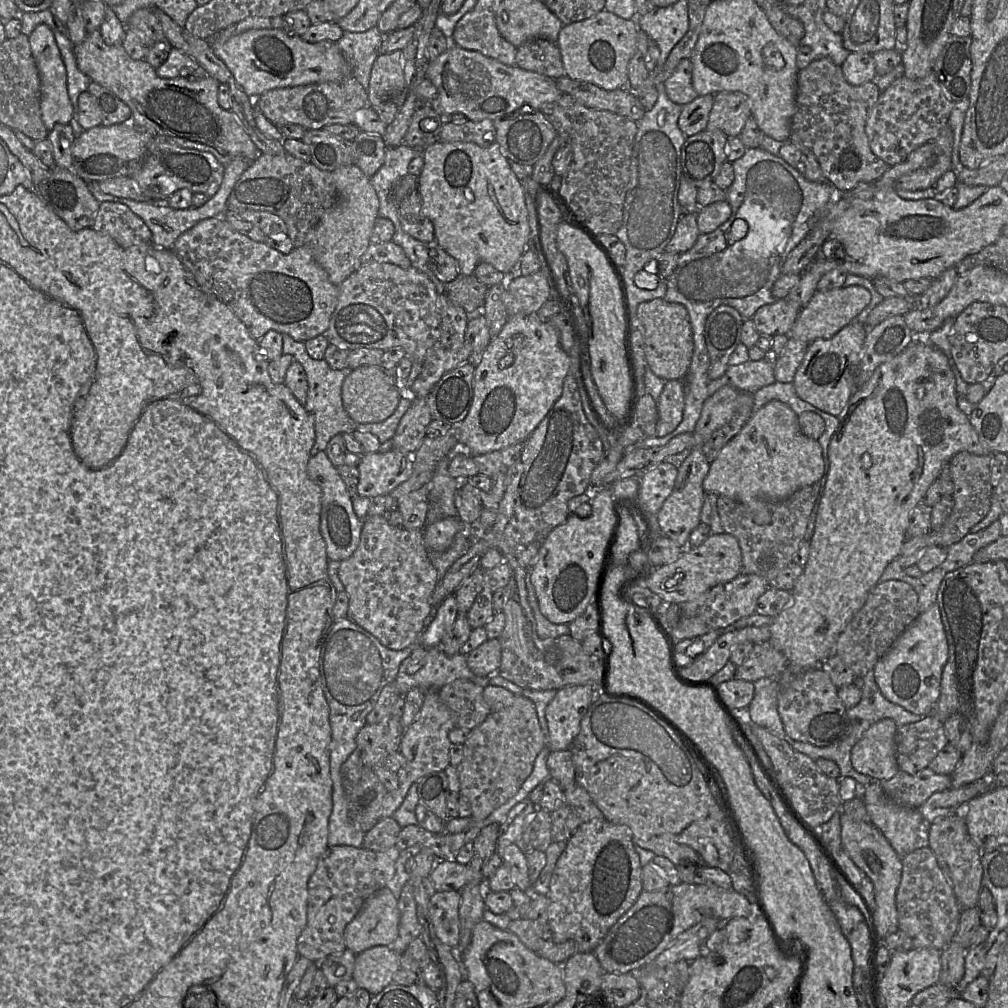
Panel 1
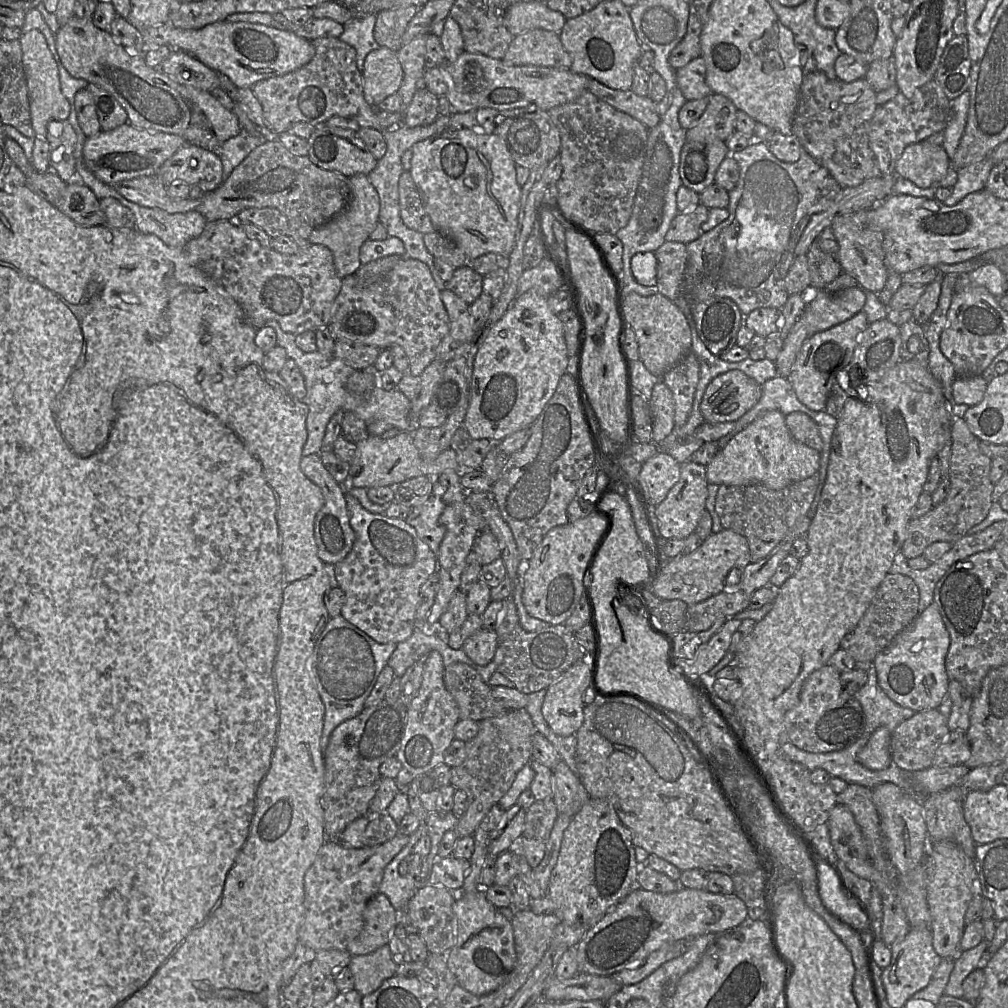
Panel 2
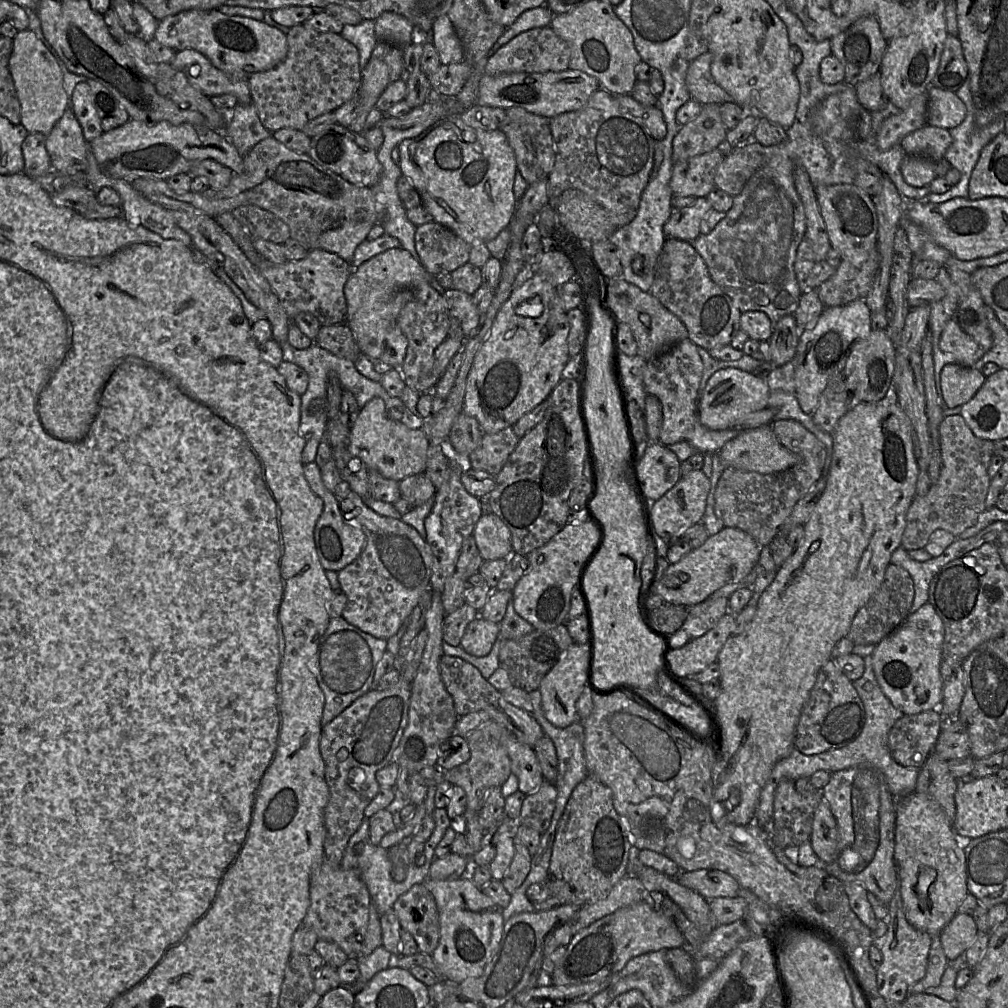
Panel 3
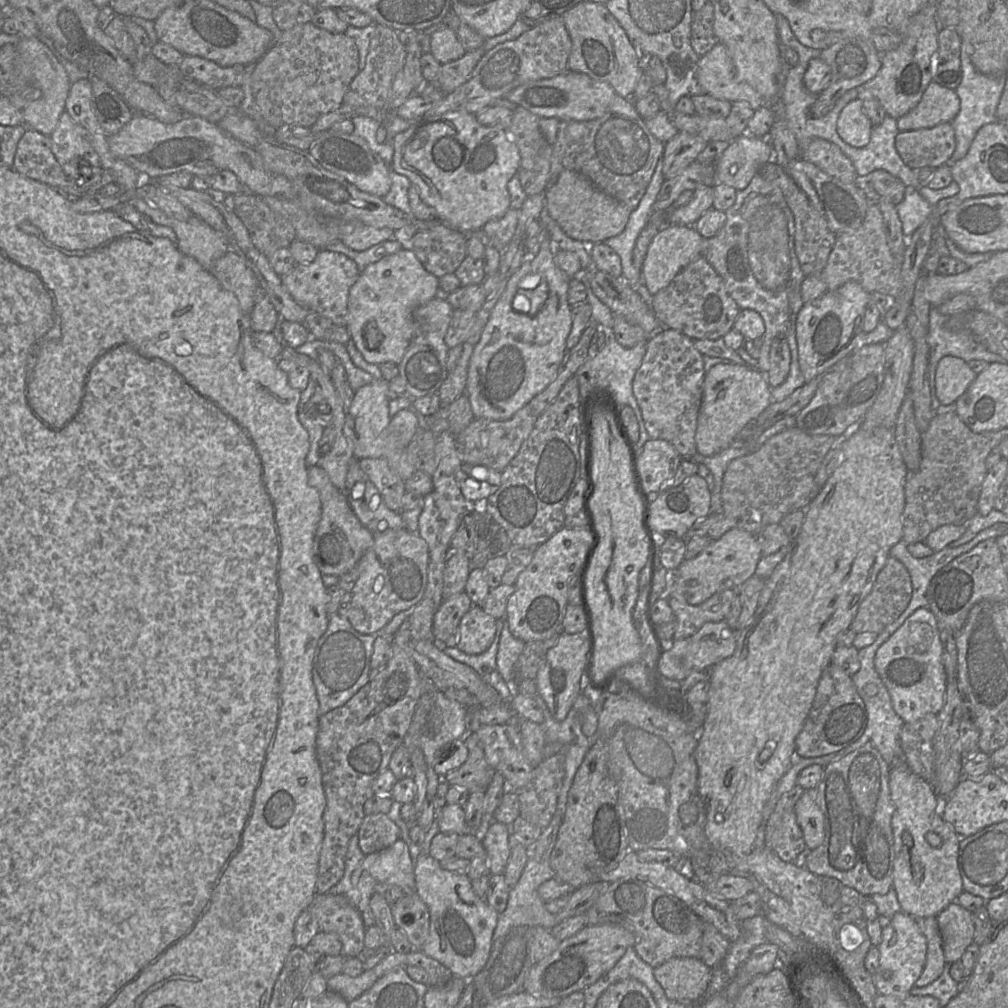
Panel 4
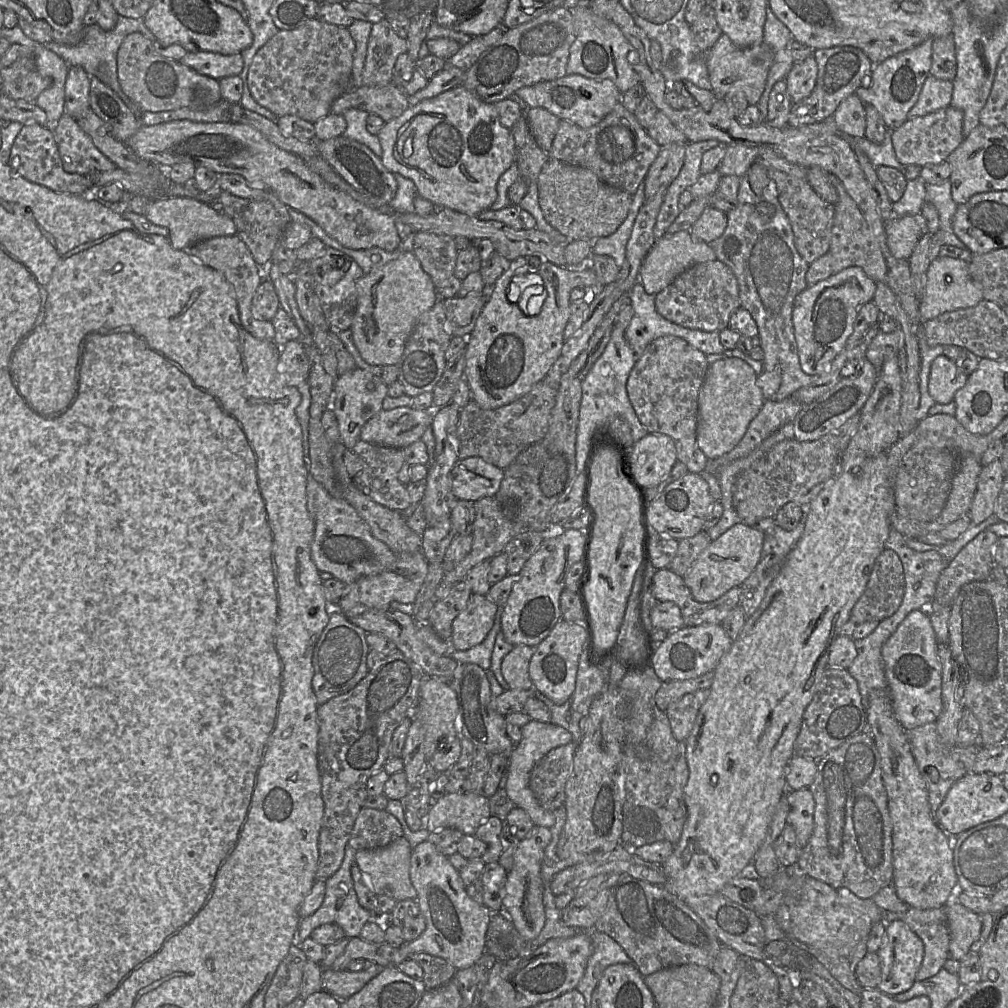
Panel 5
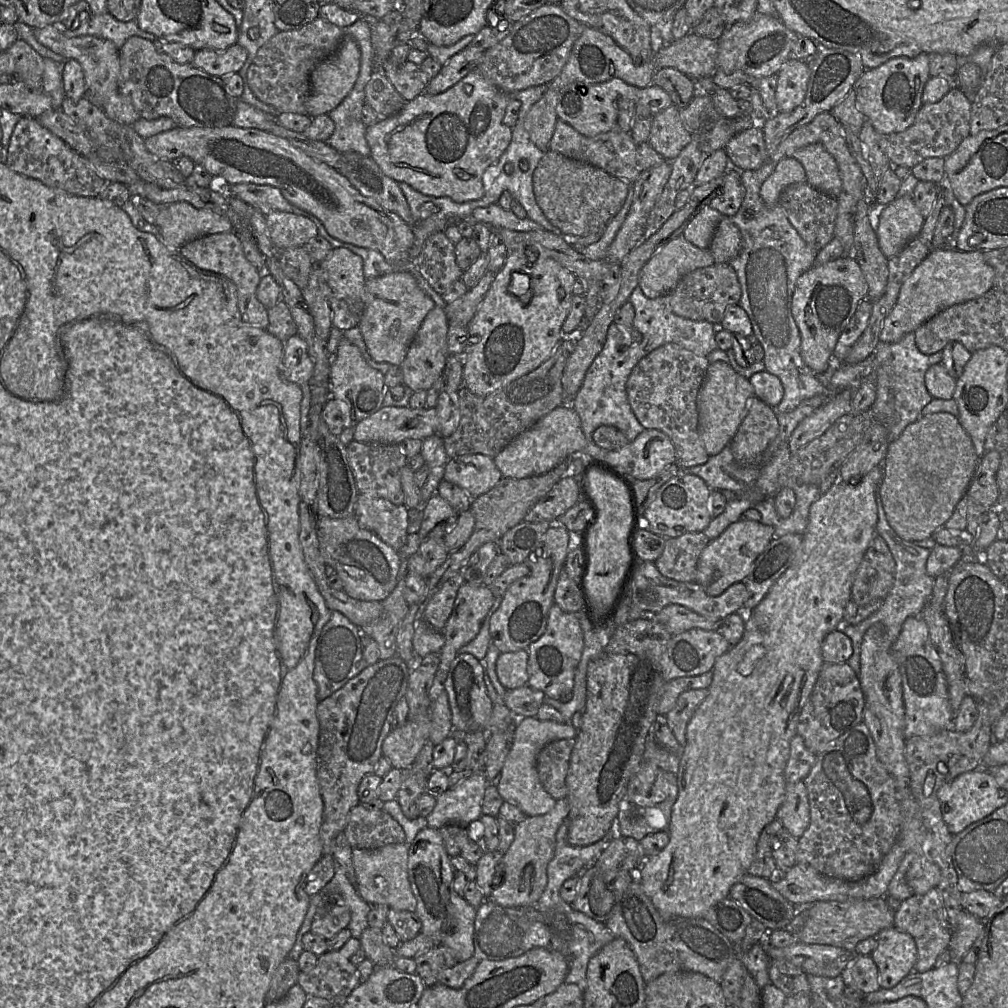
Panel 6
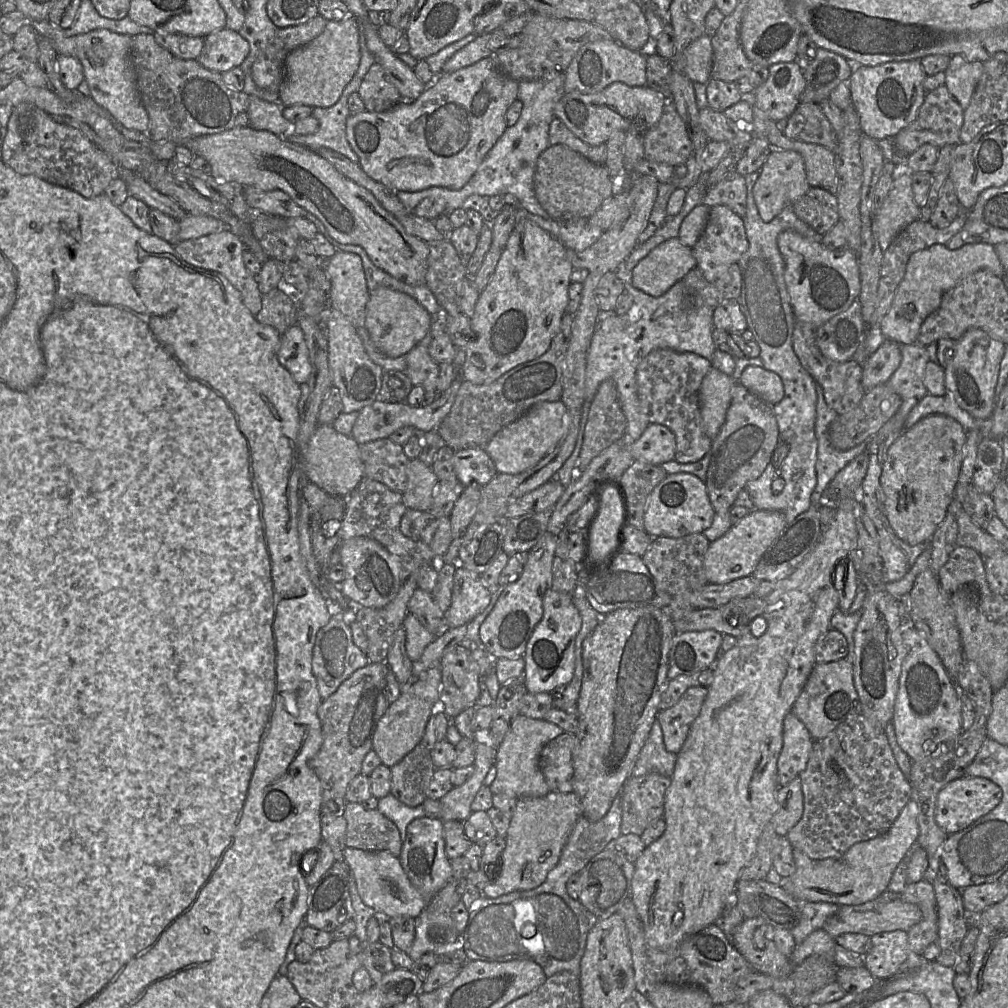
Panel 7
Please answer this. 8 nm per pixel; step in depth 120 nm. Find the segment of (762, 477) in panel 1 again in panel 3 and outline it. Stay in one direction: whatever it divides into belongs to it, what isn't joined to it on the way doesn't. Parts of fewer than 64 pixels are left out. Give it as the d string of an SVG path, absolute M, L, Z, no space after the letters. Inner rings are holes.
M771 425L741 431L726 442L718 454L725 468L761 474L784 471L800 459L779 442Z

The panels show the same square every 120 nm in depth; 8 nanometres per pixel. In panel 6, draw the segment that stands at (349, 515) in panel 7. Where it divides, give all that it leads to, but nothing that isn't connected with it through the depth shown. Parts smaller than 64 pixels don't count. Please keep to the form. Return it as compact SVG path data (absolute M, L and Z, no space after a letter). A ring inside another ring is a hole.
M360 493L354 510L359 525L399 551L406 543L409 509L387 499Z

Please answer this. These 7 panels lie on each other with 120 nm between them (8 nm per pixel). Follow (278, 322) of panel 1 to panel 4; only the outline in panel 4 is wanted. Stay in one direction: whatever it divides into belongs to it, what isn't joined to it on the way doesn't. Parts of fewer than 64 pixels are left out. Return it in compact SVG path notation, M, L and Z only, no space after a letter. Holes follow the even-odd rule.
M320 250L311 263L295 265L289 273L281 276L281 281L300 305L326 317L335 325L346 327L349 291L359 274L358 266L352 259L338 252Z

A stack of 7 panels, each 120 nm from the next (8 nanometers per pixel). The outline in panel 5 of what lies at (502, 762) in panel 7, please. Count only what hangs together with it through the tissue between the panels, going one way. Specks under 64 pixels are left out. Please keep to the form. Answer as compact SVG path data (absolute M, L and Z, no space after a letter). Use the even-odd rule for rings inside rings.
M531 719L522 727L522 738L519 743L515 744L508 756L507 781L504 788L514 804L527 812L534 825L550 828L555 823L555 815L554 812L544 809L534 796L529 787L530 772L534 764L550 750L568 744L571 741L572 734L565 728L551 722L540 722Z

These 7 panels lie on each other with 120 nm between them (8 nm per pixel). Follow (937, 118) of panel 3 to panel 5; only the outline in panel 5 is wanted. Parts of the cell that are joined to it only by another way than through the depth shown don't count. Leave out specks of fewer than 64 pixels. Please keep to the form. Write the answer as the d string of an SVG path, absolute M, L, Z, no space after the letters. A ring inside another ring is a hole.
M930 74L924 81L916 104L908 112L907 119L925 116L950 106L952 94L952 81L942 80Z

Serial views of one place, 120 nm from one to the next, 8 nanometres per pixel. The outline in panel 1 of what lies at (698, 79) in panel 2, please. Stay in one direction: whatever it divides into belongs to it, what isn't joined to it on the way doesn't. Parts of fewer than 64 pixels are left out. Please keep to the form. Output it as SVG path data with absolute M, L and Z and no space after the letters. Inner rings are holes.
M685 58L665 81L668 96L676 104L684 106L698 97L692 84L692 75L693 62L691 58Z

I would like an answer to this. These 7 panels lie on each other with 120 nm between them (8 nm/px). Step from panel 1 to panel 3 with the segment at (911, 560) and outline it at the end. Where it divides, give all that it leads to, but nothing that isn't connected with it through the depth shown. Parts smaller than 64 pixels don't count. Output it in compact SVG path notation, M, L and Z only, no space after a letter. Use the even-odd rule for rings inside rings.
M961 414L945 416L939 426L939 433L942 459L940 476L925 496L914 497L908 509L906 528L902 537L902 546L907 551L925 549L930 536L936 530L946 530L957 539L966 529L975 525L979 515L986 510L985 501L991 483L988 468L994 455L994 441L977 437Z

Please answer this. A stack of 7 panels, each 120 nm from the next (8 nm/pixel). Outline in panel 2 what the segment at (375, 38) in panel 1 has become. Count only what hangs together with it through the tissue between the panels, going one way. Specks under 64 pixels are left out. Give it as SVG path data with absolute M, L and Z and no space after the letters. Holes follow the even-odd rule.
M354 16L343 24L344 31L339 37L356 50L356 66L360 72L363 71L366 56L380 47L374 38L376 16Z

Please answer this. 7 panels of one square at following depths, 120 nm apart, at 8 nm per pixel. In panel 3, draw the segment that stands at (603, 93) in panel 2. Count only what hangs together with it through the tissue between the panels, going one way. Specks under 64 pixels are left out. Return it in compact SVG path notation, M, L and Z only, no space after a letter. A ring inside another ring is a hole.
M631 94L615 96L622 108L644 122L648 131L656 141L662 140L666 136L666 122L661 109L657 105L652 107L643 106Z

